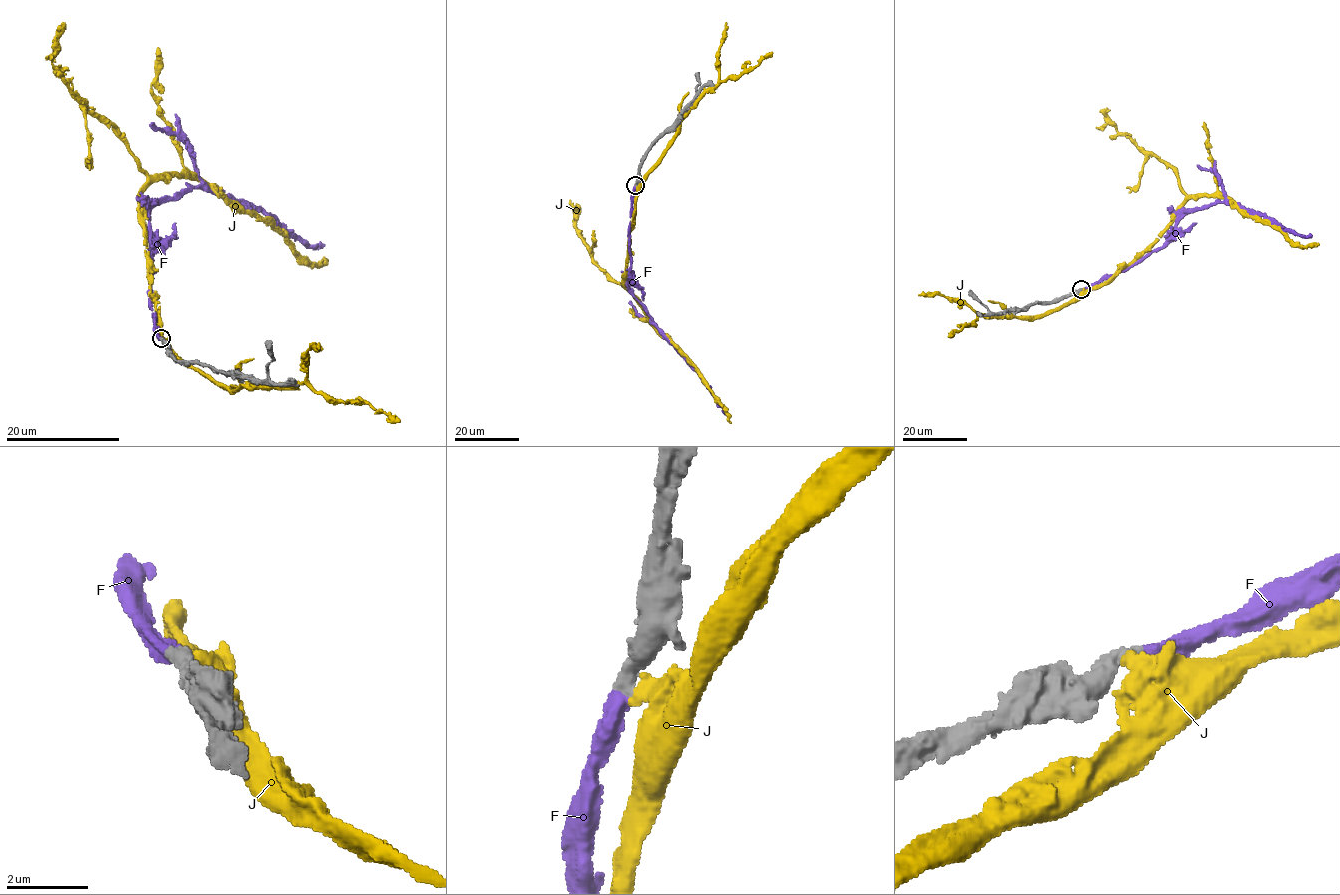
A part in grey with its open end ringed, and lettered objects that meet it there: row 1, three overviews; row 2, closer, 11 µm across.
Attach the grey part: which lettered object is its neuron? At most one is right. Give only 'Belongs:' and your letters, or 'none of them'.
Belongs: F

